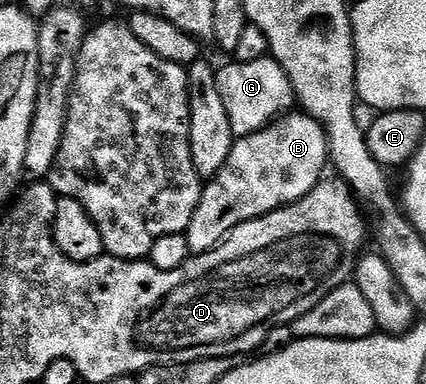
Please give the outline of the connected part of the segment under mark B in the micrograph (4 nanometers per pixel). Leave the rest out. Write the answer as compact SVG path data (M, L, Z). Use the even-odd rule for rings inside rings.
M304 111L290 112L258 133L238 138L227 163L202 188L201 201L187 230L190 250L208 253L235 227L303 200L322 180L321 172L329 164L329 136L324 126Z

